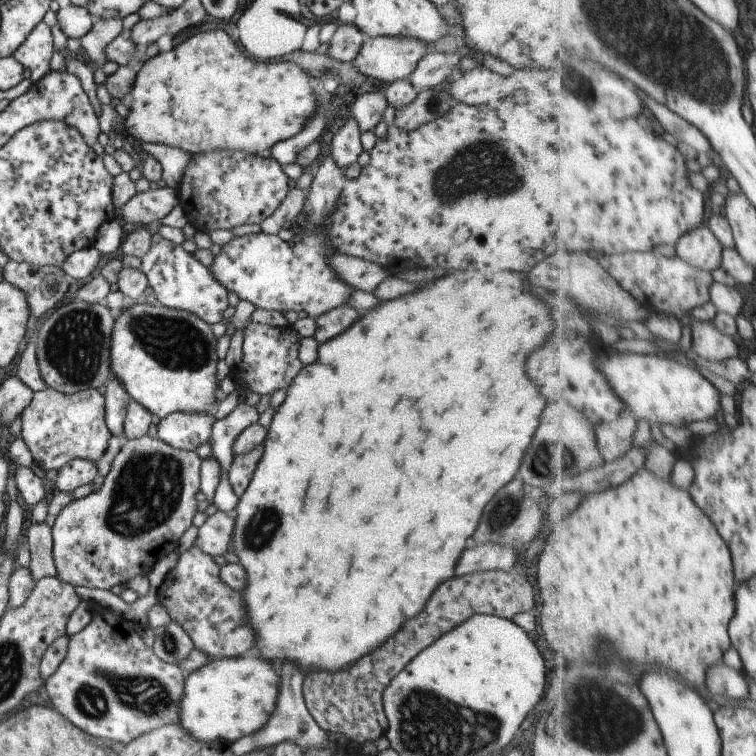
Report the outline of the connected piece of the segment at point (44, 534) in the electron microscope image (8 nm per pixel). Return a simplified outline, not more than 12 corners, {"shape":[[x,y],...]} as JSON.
{"shape":[[28,528],[30,572],[35,582],[58,577],[52,528]]}

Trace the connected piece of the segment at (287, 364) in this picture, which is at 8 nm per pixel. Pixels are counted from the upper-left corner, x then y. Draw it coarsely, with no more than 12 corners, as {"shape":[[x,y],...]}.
{"shape":[[250,321],[235,394],[286,390],[304,366],[291,326]]}

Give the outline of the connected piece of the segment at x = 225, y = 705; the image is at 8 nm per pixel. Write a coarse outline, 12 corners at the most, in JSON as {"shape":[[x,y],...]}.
{"shape":[[264,658],[186,676],[180,725],[202,742],[260,730],[278,674]]}

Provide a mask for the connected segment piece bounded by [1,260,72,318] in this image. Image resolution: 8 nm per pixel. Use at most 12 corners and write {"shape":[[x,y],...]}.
{"shape":[[8,261],[3,279],[27,294],[34,318],[72,286],[61,267]]}

